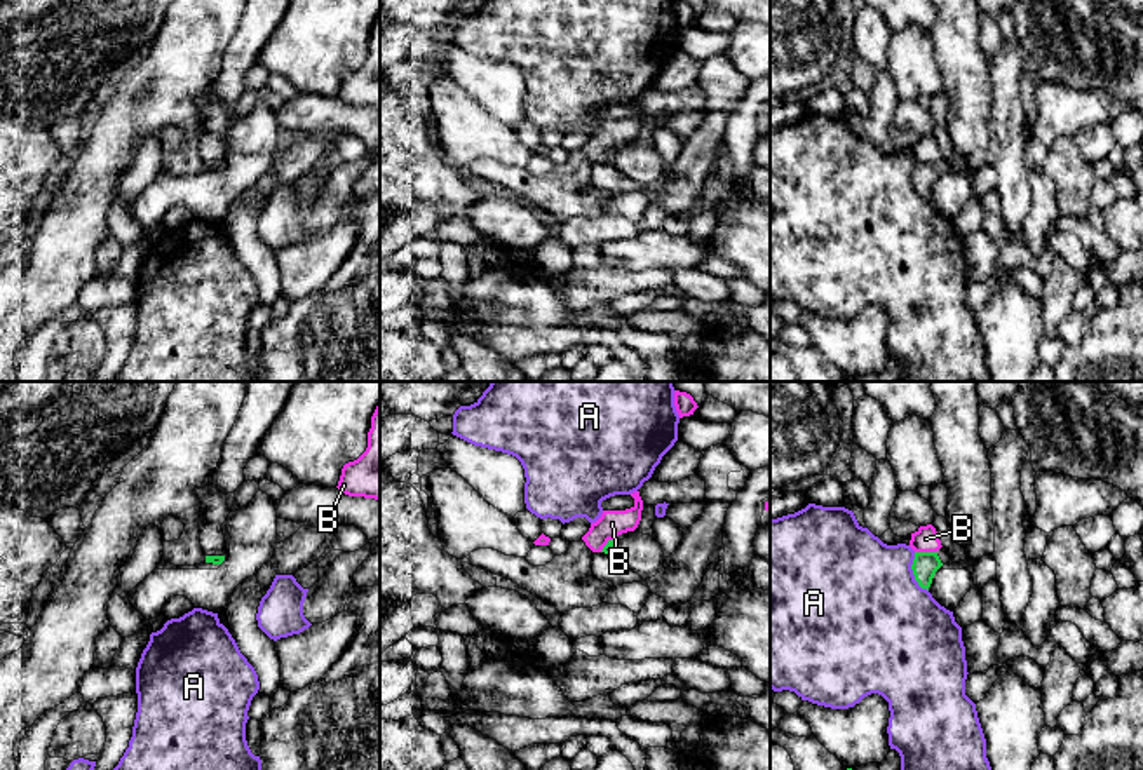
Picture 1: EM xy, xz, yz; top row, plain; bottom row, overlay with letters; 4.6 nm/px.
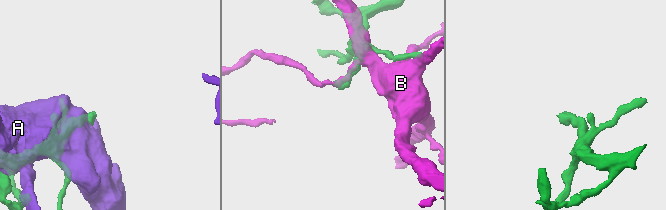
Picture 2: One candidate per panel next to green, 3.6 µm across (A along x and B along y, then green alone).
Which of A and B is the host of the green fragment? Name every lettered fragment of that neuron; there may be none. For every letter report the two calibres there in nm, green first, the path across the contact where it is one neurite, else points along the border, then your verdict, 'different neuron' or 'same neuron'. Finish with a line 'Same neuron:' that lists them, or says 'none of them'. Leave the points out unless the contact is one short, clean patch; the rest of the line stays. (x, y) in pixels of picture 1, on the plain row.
A: 120 nm thick on the green side, 500 nm on the other; different neuron
B: 120 nm thick on the green side, 110 nm on the other; different neuron
Same neuron: none of them

